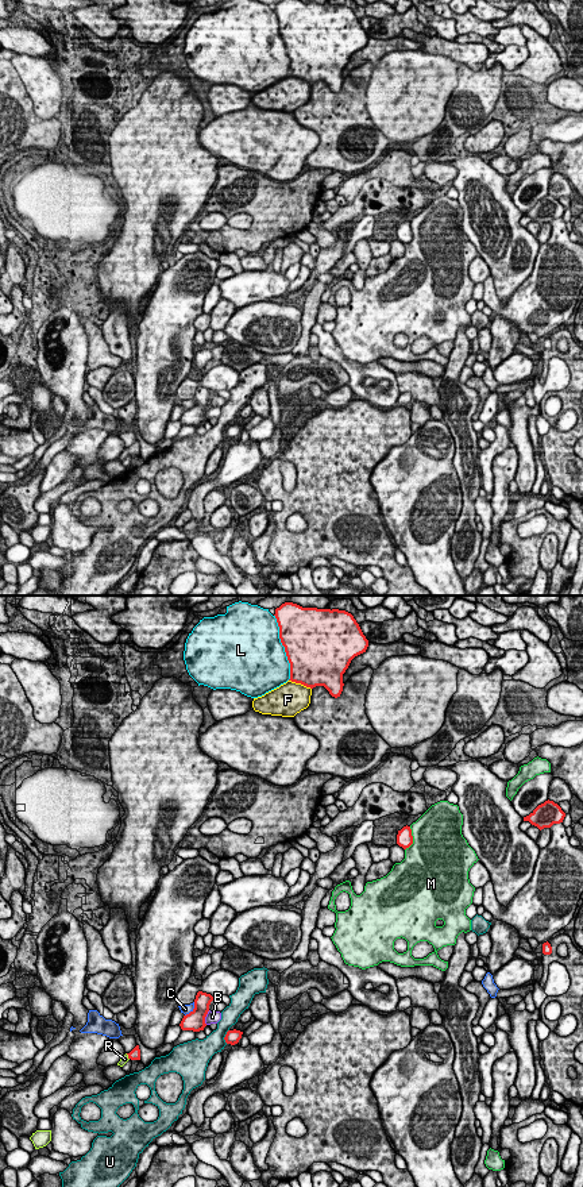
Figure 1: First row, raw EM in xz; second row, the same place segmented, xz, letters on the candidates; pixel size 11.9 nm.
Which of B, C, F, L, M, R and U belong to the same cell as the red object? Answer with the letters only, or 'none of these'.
R

